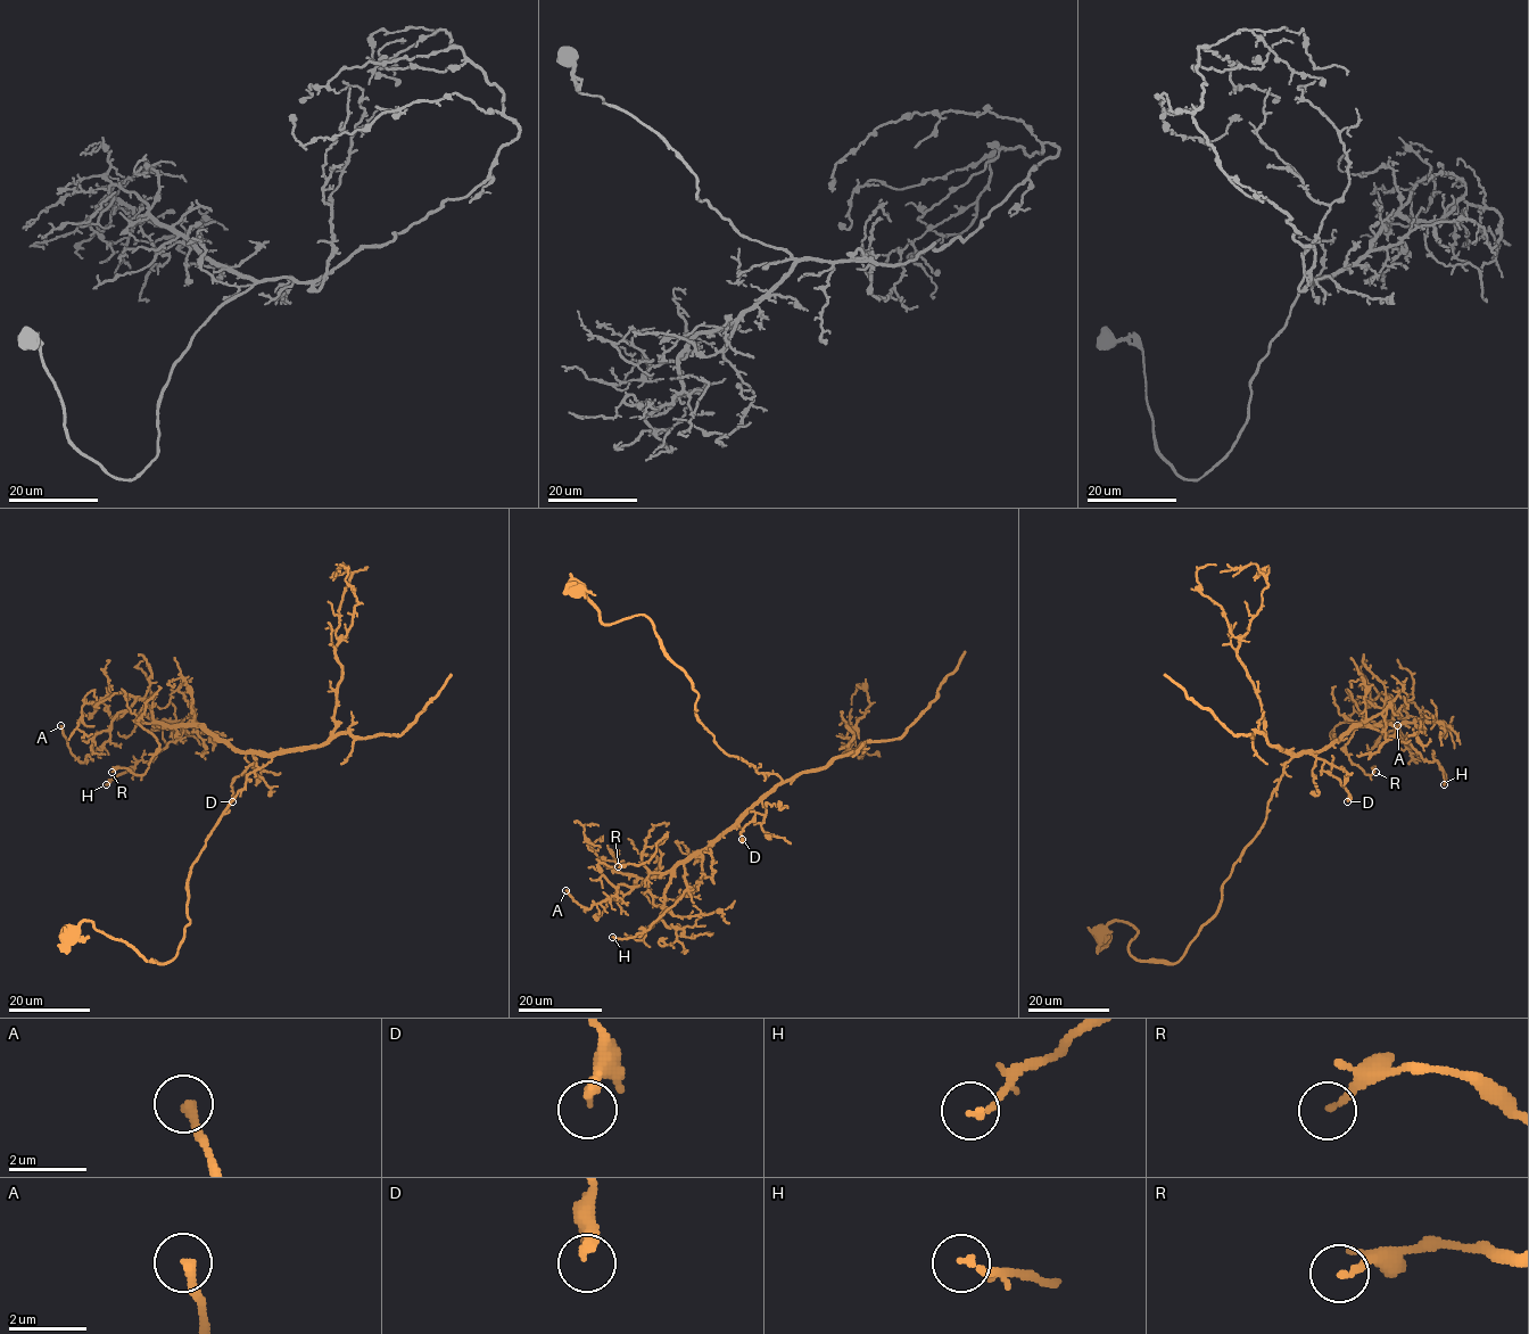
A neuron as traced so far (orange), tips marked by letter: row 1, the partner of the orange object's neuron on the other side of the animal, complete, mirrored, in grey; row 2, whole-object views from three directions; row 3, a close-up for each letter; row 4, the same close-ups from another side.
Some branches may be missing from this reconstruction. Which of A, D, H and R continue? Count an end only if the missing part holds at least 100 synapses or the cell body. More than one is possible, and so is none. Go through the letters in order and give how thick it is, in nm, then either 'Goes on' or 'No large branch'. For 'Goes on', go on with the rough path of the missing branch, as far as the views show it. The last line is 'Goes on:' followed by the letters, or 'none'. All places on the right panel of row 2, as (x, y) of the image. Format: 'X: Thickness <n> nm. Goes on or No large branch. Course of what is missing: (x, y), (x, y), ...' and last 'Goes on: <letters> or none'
A: Thickness 240 nm. No large branch
D: Thickness 240 nm. No large branch
H: Thickness 140 nm. No large branch
R: Thickness 170 nm. No large branch
Goes on: none

